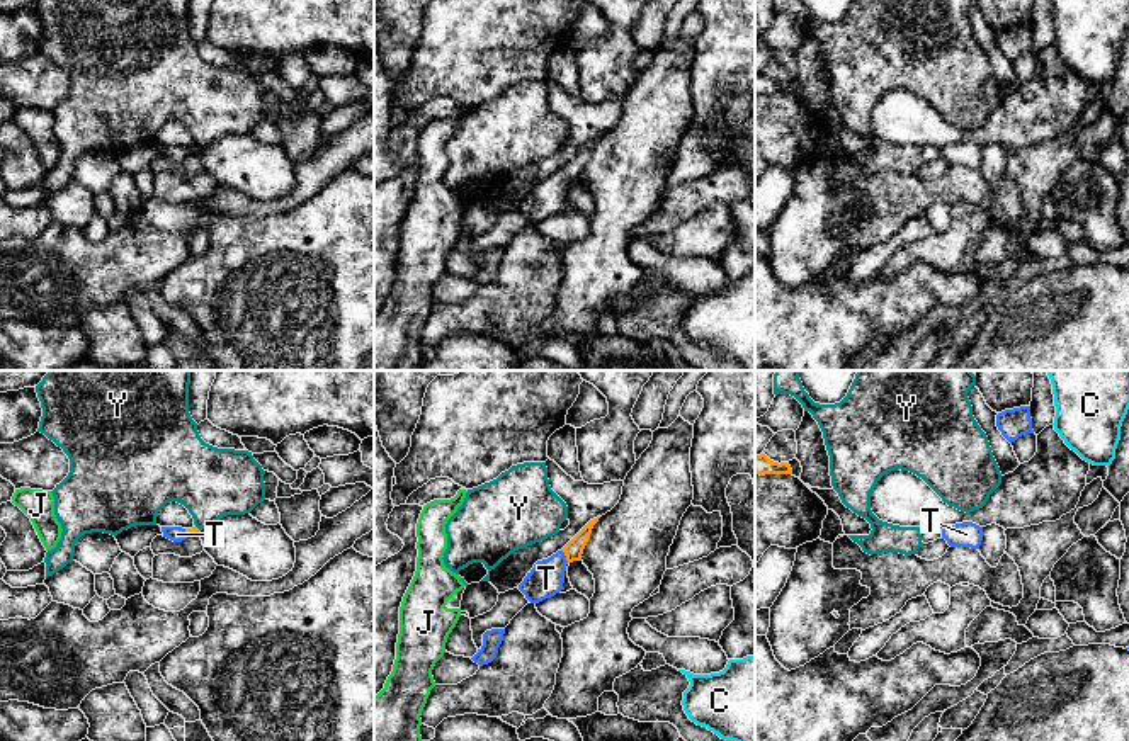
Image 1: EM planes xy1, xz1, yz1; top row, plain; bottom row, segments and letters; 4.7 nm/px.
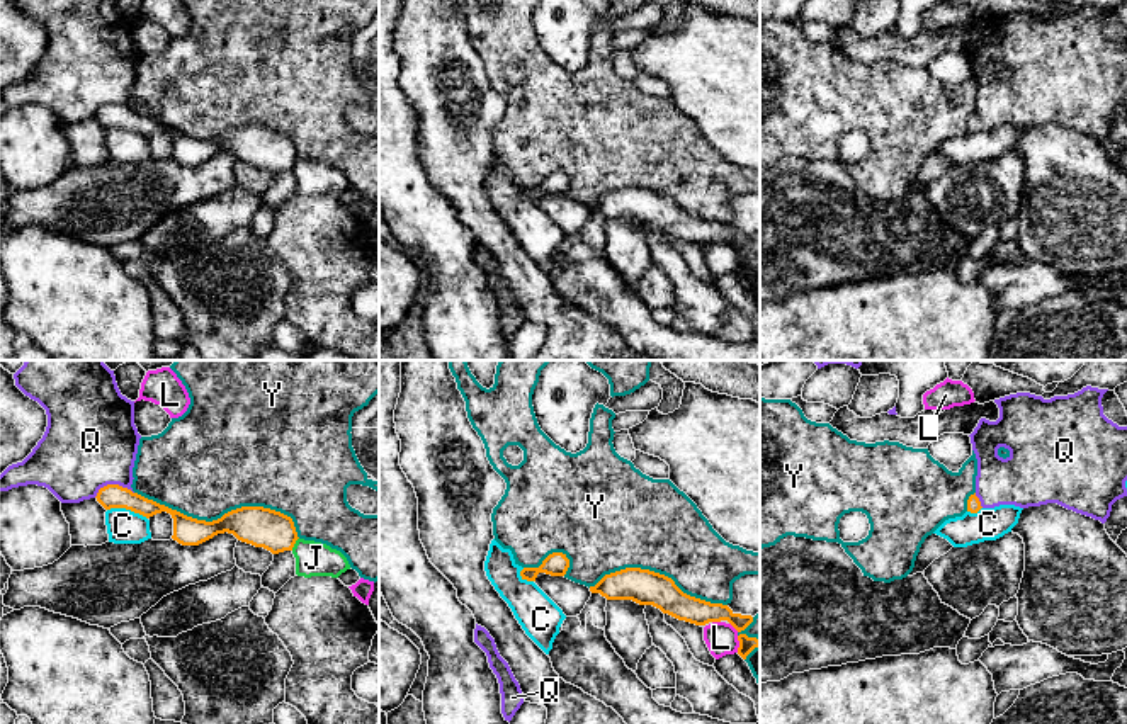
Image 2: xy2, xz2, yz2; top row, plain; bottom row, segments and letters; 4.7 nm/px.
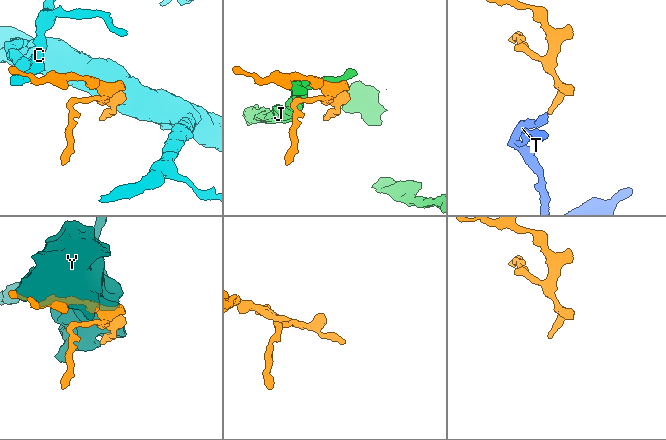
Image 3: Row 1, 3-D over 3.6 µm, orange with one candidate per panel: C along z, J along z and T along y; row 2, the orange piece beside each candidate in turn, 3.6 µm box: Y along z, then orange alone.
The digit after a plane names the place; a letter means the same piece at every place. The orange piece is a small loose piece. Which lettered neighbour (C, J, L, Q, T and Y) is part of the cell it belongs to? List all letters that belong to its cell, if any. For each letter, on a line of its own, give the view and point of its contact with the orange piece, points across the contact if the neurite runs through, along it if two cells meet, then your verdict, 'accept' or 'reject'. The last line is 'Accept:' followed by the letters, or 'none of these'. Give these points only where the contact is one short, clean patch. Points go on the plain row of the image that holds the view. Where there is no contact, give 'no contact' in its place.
C: contact xy2 (128, 128); border xy2 (107, 128), (130, 128), (147, 138); reject
J: contact xy2 (294, 162); reject
L: contact xz2 (716, 240); border xz2 (713, 240), (719, 242); reject
Q: contact xy2 (113, 104); border xy2 (133, 113), (118, 104), (104, 104), (94, 116); reject
T: contact xz1 (565, 174); way xz1 (573, 169), (565, 174), (546, 197); accept
Y: contact xy2 (223, 135); reject
Accept: T

